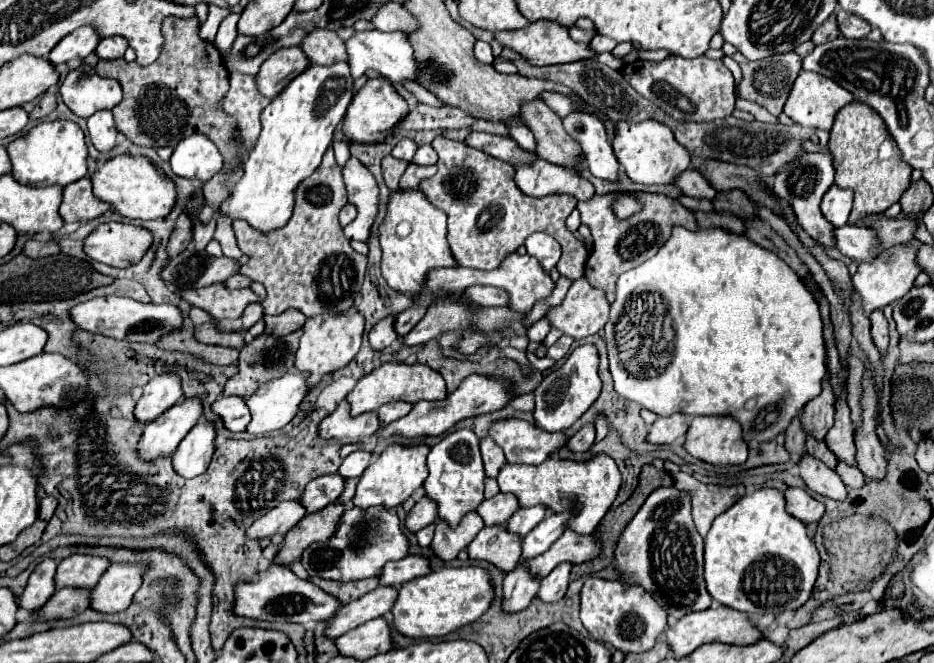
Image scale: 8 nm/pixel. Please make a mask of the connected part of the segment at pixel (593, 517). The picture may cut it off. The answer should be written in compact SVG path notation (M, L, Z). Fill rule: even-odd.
M596 454L590 460L564 460L564 458L554 458L548 456L542 464L510 464L506 462L500 468L498 474L498 484L502 492L512 492L516 494L520 506L536 506L544 504L554 512L564 512L564 510L576 510L576 516L568 522L568 528L588 534L592 532L608 508L612 506L622 474L616 466L616 462L608 454Z

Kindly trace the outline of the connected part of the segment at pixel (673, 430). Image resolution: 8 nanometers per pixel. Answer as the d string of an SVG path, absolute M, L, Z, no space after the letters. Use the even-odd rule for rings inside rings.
M676 412L672 416L666 418L658 418L648 432L648 440L654 444L670 444L676 438L684 436L684 432L688 432L688 424L690 424L690 416Z

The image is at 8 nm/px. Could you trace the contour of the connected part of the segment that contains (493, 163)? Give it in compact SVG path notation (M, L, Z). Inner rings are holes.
M436 136L432 146L438 152L438 172L422 180L420 190L436 208L448 214L448 244L458 266L494 270L494 266L498 266L506 254L518 250L530 234L546 232L562 246L560 274L572 280L584 276L588 250L566 228L566 218L578 204L576 198L552 194L536 200L514 184L512 164L446 136Z

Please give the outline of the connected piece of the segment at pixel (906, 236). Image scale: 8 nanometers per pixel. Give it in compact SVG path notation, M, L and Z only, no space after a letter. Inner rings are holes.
M880 218L876 224L872 224L878 232L878 238L880 238L880 244L882 248L890 248L890 246L896 246L896 244L902 244L902 242L908 242L916 228L918 228L918 218Z

